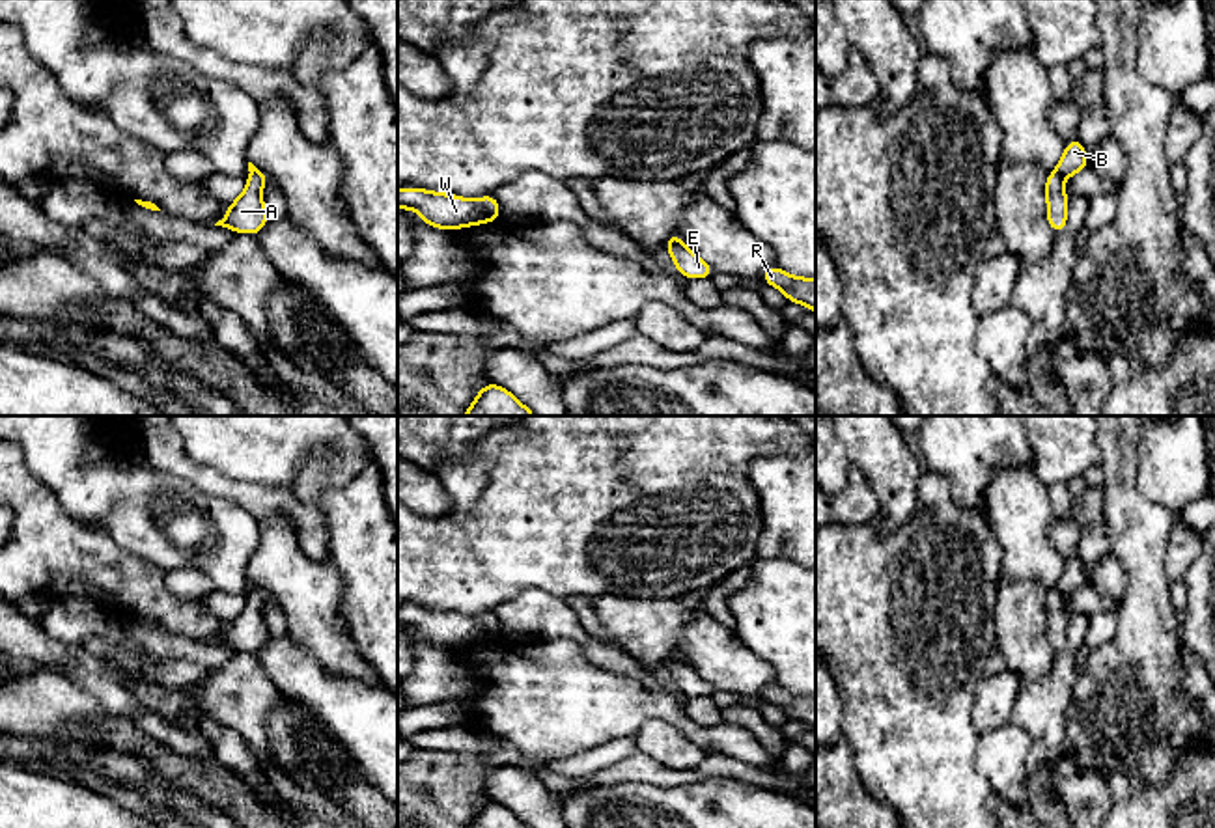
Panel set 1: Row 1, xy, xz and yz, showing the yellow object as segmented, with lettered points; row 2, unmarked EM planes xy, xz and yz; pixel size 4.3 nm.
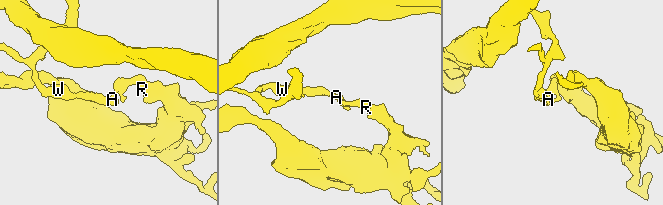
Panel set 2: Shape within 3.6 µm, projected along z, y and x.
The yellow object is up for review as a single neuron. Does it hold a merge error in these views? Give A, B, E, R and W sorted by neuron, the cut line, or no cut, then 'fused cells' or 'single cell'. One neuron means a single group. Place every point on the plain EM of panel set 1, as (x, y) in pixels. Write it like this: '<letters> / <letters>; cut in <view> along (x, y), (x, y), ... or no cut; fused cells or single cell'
A W / B E R; cut in yz along (1055, 588), (1062, 593); fused cells

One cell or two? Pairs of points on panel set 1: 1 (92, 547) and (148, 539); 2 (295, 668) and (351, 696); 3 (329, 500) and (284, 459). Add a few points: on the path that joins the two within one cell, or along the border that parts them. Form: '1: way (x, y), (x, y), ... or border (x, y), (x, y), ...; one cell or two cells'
1: border (79, 519), (105, 530), (122, 547), (155, 564); two cells
2: way (308, 681), (321, 694), (338, 696); one cell
3: border (340, 485), (314, 452), (288, 487); two cells

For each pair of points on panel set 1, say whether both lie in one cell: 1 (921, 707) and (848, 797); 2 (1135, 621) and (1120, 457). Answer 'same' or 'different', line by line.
1: different
2: same

